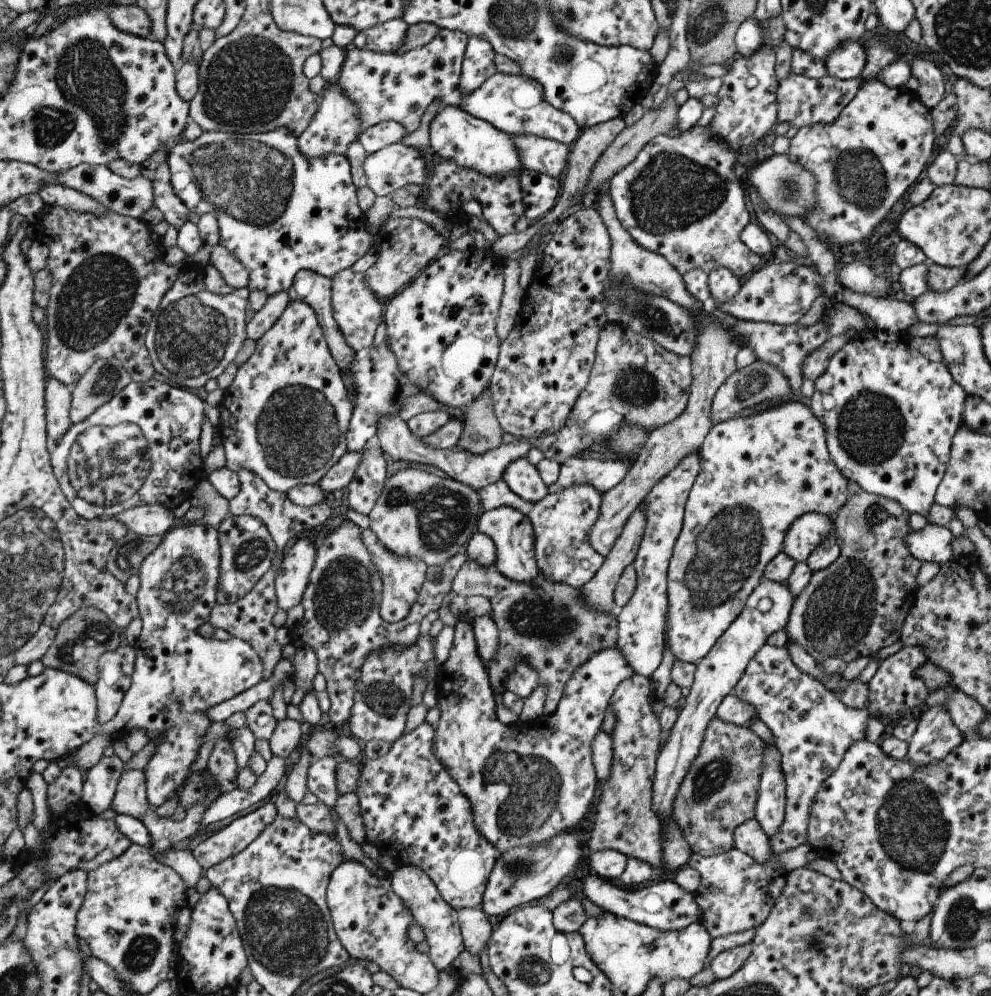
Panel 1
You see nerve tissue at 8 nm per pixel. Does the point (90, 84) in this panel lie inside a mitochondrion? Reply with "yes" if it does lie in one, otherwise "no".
yes

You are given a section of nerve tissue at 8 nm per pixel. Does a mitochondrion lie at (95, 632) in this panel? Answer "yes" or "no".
yes

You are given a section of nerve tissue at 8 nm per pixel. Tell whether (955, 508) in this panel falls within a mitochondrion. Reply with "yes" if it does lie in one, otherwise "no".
no

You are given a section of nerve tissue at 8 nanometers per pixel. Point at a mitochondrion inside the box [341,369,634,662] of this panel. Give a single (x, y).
(440, 513)

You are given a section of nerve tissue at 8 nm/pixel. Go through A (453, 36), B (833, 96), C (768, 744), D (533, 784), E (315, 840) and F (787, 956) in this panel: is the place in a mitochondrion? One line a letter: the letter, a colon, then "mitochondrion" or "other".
A: other
B: other
C: other
D: mitochondrion
E: other
F: other

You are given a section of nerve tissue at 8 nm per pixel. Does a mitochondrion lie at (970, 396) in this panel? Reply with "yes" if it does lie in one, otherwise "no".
no

